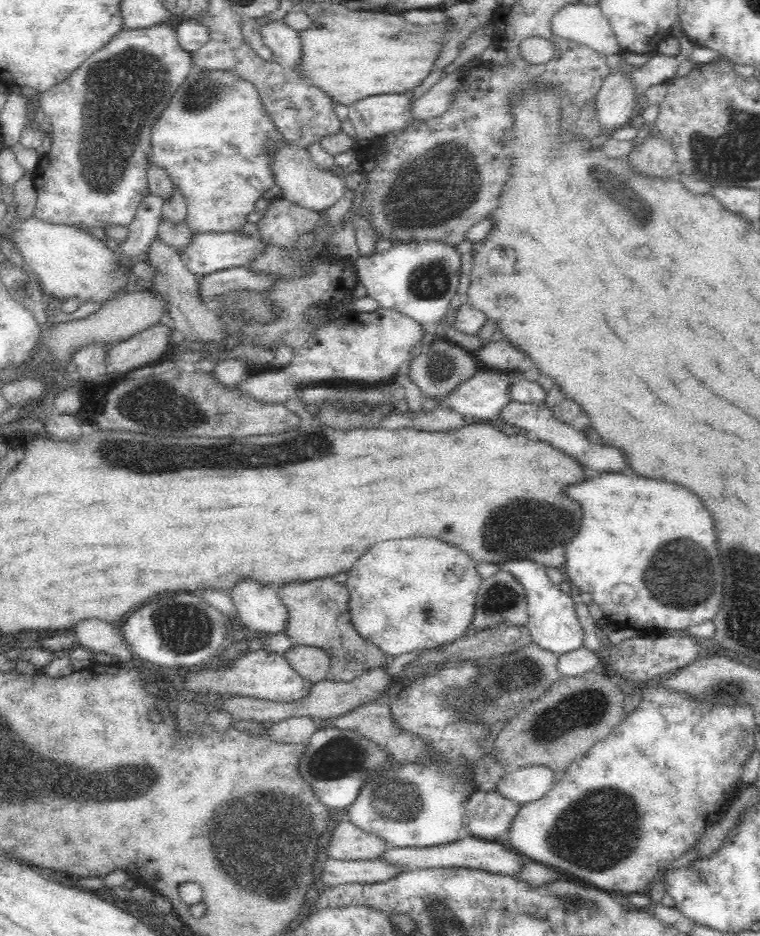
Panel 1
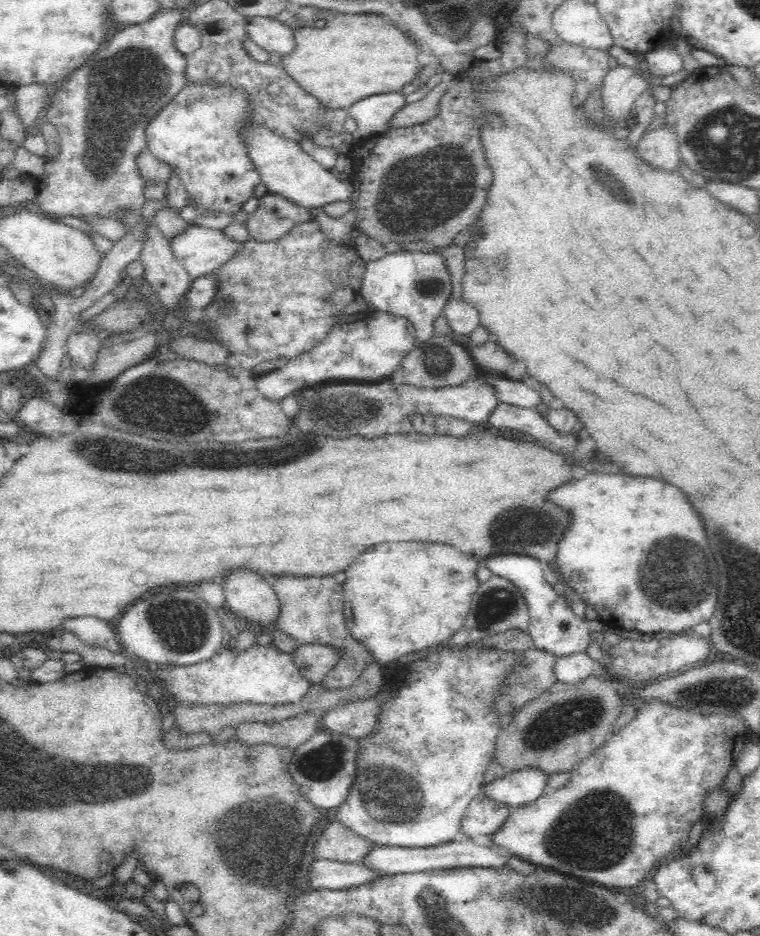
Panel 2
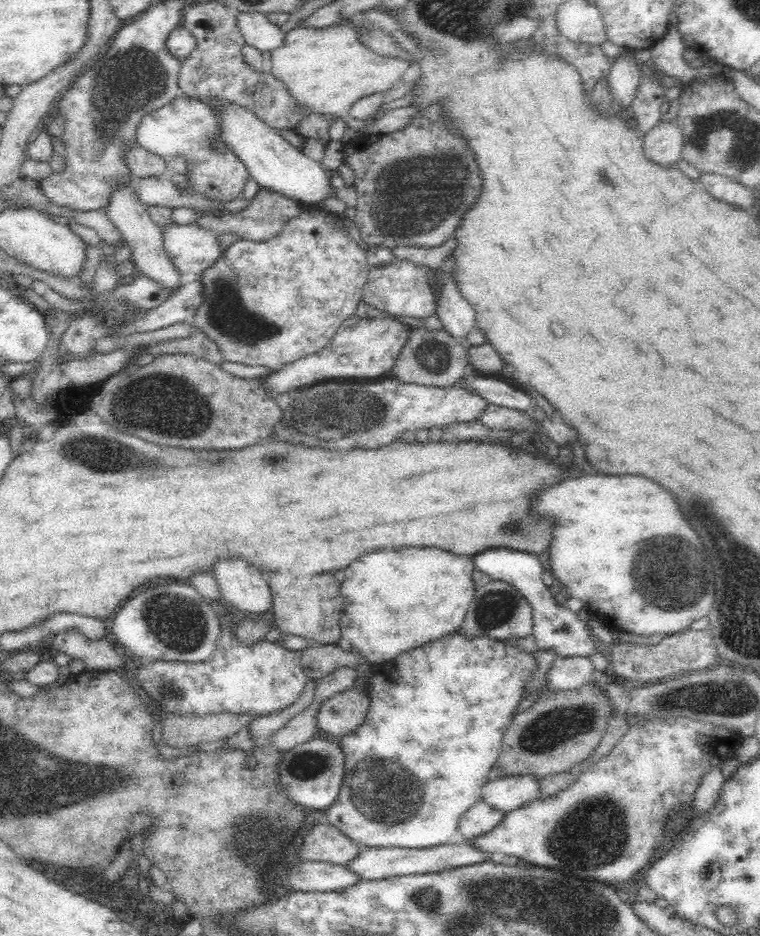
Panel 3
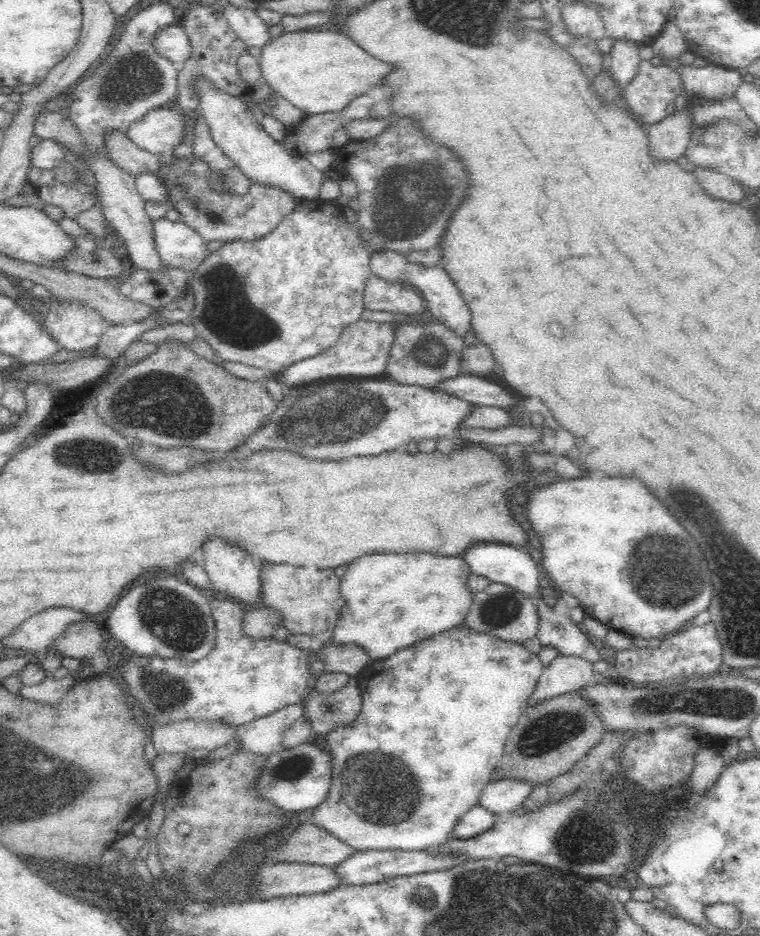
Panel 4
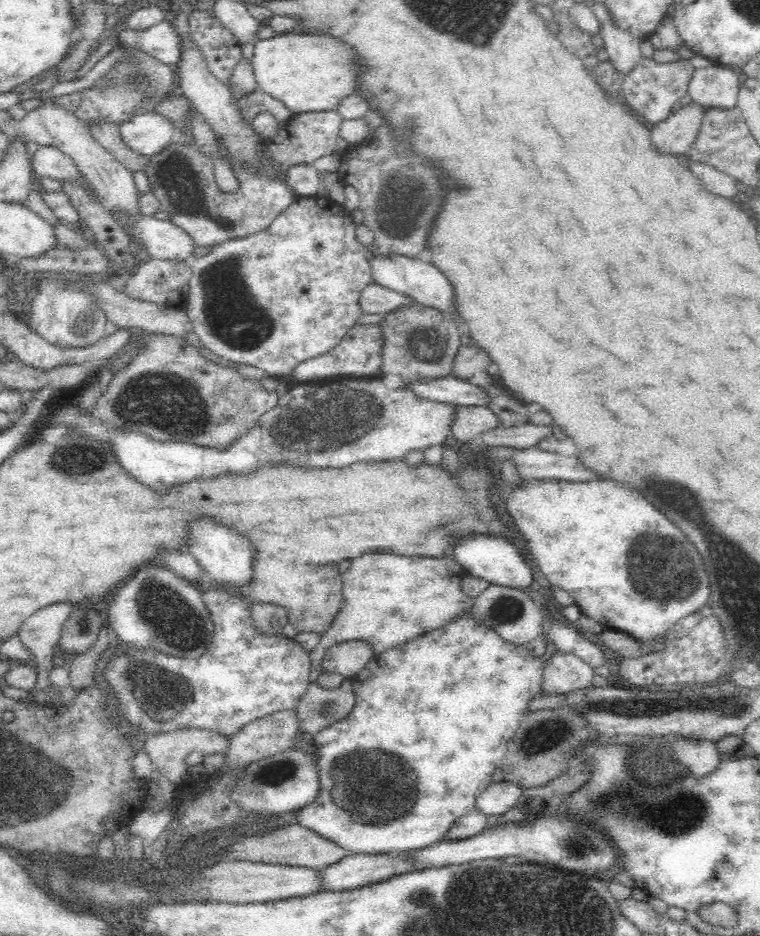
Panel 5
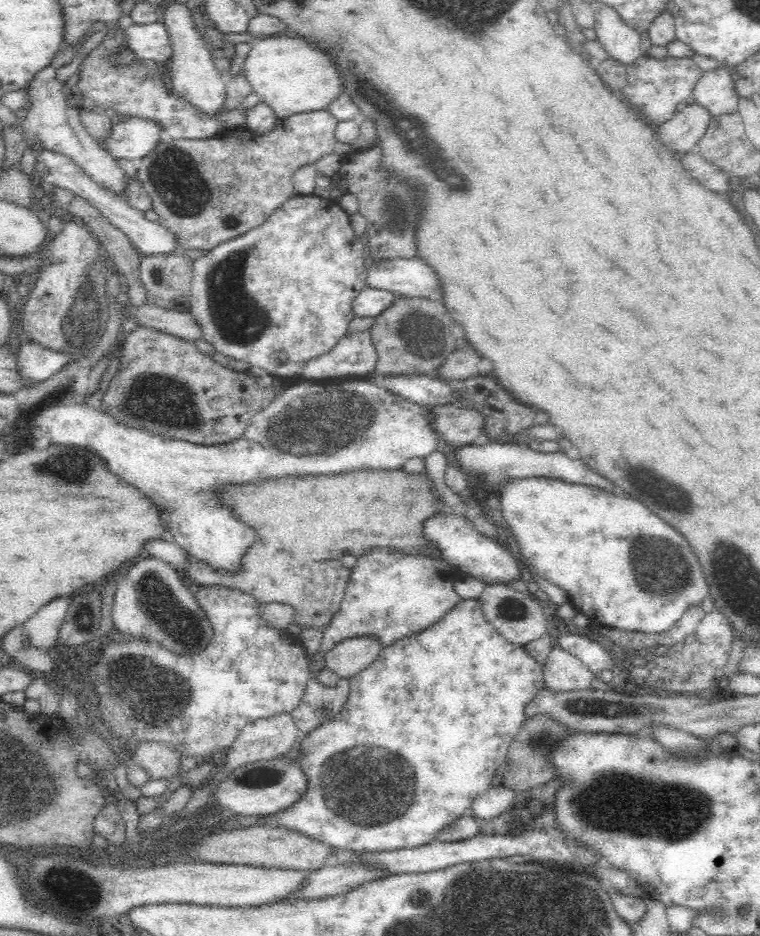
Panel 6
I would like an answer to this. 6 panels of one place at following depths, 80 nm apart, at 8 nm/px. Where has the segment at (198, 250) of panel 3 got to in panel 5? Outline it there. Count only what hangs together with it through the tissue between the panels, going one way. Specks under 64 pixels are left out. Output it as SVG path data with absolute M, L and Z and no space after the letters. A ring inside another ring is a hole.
M152 216L142 217L139 220L139 234L145 240L145 245L154 259L176 261L188 265L195 260L196 247L198 247L196 239L189 232L186 232L185 228L170 219L158 220Z

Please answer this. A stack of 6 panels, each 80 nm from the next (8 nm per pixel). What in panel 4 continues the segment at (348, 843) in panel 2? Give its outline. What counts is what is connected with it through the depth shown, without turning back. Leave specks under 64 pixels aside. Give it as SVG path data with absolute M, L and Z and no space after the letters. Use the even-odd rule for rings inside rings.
M314 822L306 823L300 827L298 832L294 832L292 838L284 846L284 850L277 850L276 844L270 846L266 852L266 860L273 862L296 862L296 863L313 863L314 865L324 865L338 867L342 862L346 862L348 858L352 858L356 854L354 847L346 844L338 835L330 833L326 827L320 826Z

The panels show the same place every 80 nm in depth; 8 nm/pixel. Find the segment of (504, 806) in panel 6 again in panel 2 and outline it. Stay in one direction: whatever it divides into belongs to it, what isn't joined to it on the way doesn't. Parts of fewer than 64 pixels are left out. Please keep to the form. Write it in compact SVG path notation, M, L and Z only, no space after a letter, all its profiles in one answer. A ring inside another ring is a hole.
M526 767L510 771L484 786L483 792L497 800L504 800L510 806L526 805L541 797L549 788L549 774L541 768Z

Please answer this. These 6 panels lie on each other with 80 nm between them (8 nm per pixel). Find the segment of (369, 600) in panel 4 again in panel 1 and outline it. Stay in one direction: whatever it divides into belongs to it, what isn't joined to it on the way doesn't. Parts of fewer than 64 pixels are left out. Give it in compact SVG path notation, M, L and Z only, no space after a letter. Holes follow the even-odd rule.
M402 538L402 540L390 540L390 542L378 542L374 544L348 572L350 578L345 582L350 593L351 617L354 619L354 627L367 640L375 642L386 654L398 656L405 652L414 652L426 648L434 648L440 644L454 642L457 638L467 634L468 630L474 624L474 615L476 612L476 597L482 584L483 578L480 576L477 563L466 553L450 544L444 544L434 538Z

